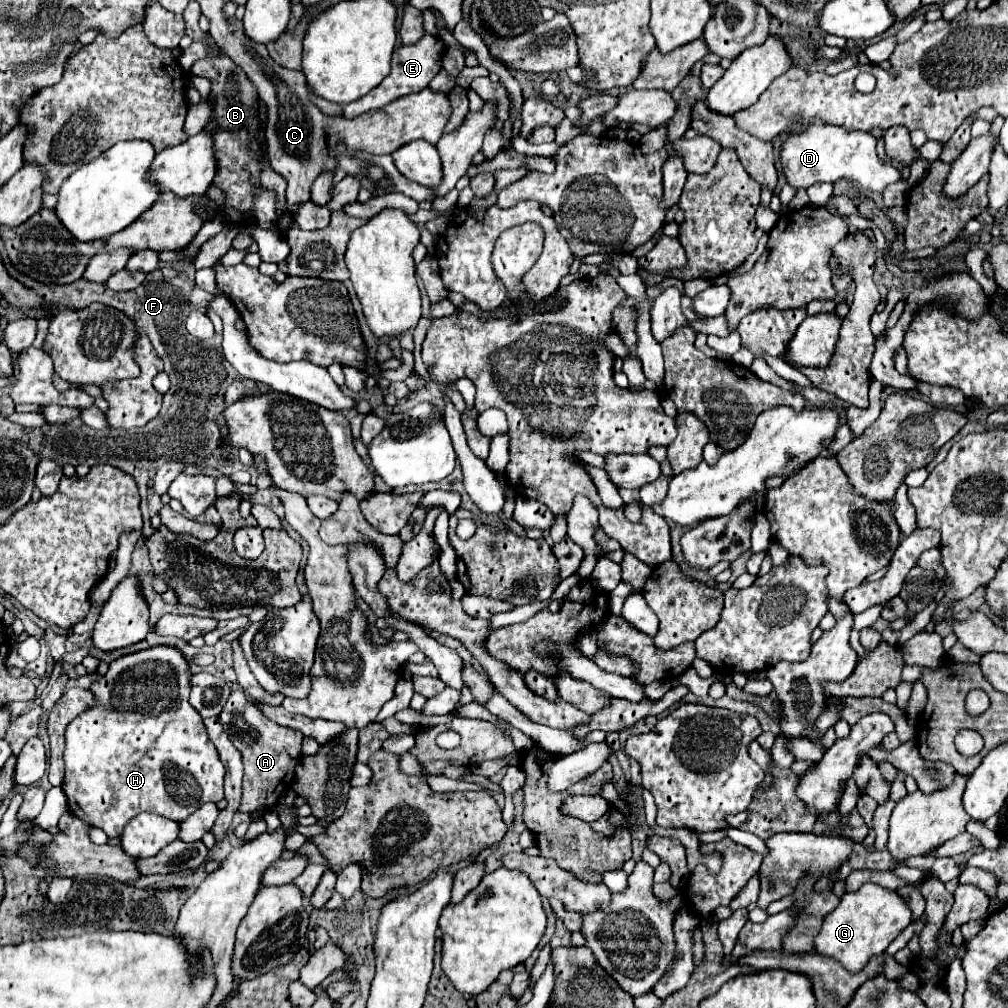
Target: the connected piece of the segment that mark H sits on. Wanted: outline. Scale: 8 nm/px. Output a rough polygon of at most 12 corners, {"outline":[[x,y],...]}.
{"outline":[[114,659],[66,727],[70,813],[118,837],[142,811],[224,799],[190,663]]}

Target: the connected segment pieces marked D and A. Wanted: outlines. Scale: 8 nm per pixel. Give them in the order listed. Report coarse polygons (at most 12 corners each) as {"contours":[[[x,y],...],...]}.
{"contours":[[[816,121],[790,133],[782,167],[796,189],[848,179],[882,195],[906,181],[876,137]],[[244,691],[218,719],[244,761],[242,803],[274,807],[304,735],[272,723]]]}

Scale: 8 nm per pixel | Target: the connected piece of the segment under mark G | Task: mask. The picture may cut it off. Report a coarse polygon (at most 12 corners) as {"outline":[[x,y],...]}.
{"outline":[[862,885],[824,917],[814,951],[860,971],[912,921],[898,891]]}

